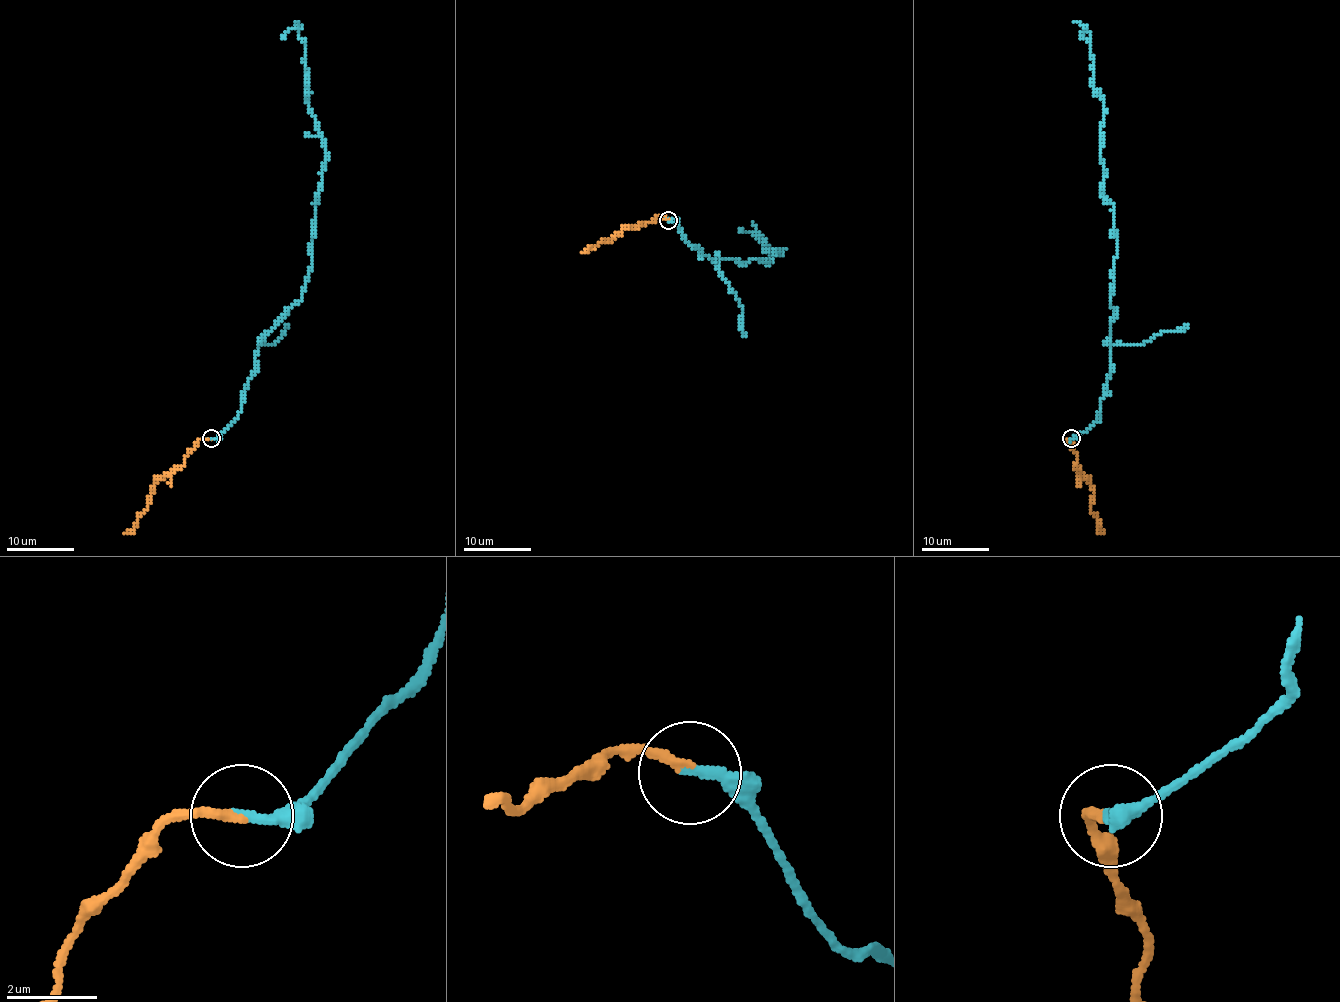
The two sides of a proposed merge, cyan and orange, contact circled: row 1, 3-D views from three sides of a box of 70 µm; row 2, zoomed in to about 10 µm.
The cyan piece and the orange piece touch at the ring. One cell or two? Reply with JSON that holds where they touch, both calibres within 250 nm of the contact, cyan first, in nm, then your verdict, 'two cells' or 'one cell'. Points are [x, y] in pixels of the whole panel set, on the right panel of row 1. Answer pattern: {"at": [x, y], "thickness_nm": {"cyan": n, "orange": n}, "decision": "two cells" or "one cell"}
{"at": [1071, 438], "thickness_nm": {"cyan": 260, "orange": 190}, "decision": "one cell"}

